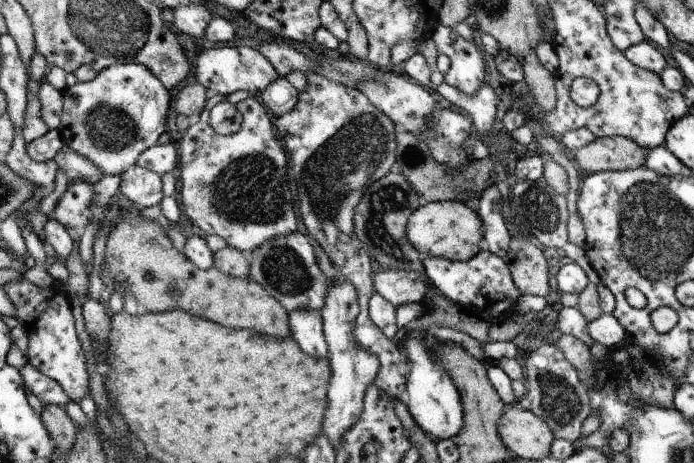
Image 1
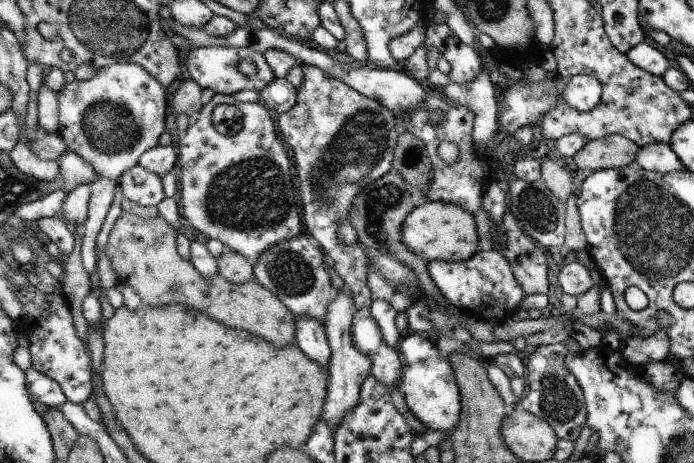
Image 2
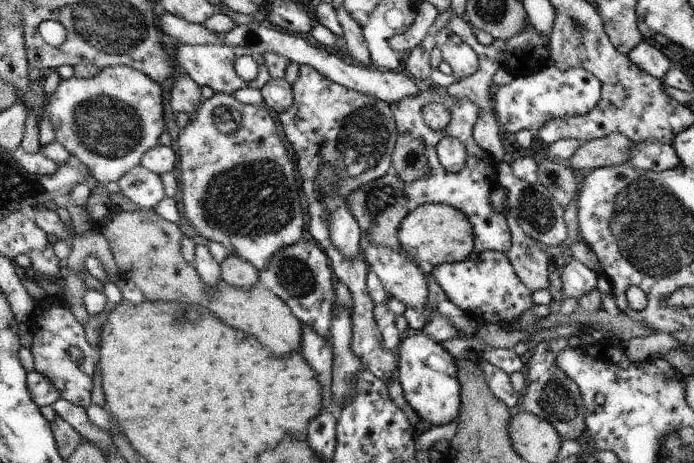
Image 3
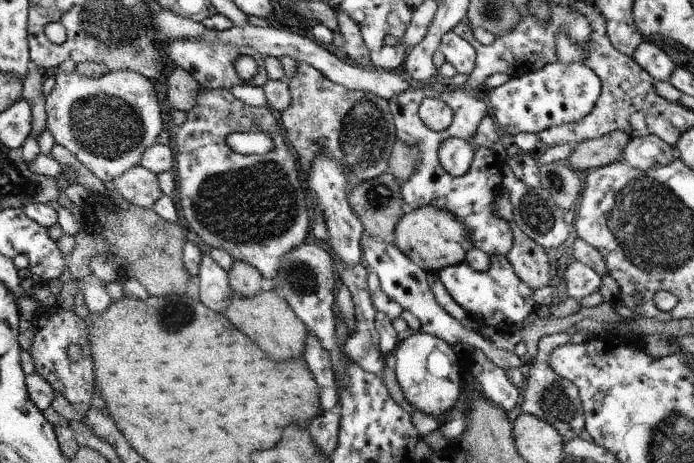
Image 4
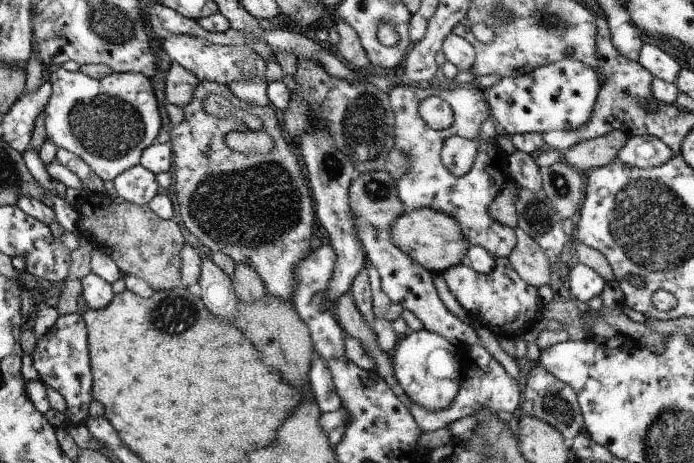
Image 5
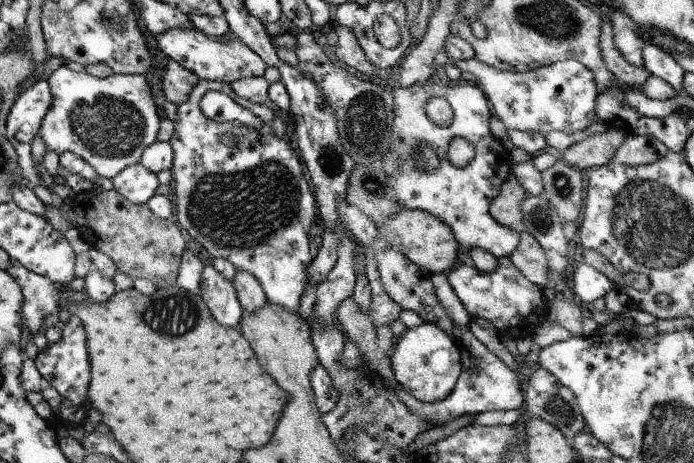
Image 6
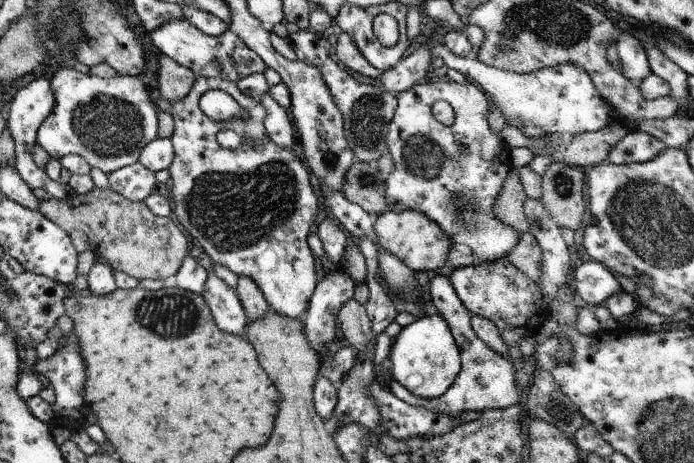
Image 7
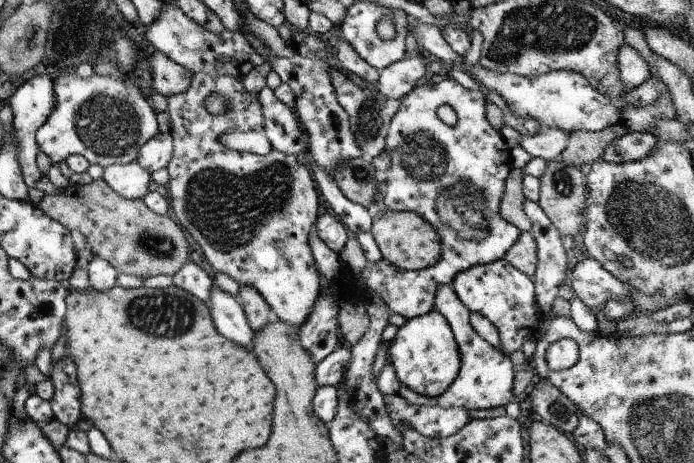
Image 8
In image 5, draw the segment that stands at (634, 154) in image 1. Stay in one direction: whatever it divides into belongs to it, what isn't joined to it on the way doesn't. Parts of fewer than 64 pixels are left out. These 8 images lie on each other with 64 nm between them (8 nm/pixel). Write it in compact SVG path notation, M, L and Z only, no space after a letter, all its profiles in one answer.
M612 131L571 146L562 153L562 158L583 174L616 161L618 153L627 140L628 136L625 132Z

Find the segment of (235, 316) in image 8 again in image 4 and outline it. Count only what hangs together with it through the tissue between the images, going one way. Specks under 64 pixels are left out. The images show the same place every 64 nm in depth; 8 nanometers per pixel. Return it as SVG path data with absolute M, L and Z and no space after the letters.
M210 253L202 254L196 280L199 281L201 301L212 310L223 314L234 292L231 289L227 272L211 257Z

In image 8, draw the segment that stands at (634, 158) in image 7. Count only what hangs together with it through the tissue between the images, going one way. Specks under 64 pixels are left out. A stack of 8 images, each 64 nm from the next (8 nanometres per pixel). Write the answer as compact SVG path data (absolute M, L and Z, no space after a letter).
M628 131L608 146L602 160L609 163L625 163L646 158L658 141L650 131Z

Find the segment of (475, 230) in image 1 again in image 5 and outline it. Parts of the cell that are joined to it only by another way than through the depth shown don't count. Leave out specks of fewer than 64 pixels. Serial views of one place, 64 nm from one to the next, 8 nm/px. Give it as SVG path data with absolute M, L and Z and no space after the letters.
M429 208L402 213L392 223L390 237L404 254L432 274L440 274L451 266L465 262L467 250L470 248L455 218Z

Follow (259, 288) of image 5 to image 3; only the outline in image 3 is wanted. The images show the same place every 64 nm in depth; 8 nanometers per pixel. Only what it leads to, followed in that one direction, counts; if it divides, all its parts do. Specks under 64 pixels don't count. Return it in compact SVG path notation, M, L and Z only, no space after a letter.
M230 254L221 262L221 278L239 289L249 289L259 283L259 269L242 257Z

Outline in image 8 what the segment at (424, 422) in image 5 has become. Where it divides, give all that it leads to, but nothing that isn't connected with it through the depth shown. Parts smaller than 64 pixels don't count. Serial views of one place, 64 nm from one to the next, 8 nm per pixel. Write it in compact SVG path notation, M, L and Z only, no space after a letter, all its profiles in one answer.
M451 284L440 285L435 290L434 310L438 311L451 326L454 338L456 339L458 350L461 356L461 367L458 376L454 382L440 396L425 397L410 390L402 385L397 392L409 405L430 405L442 408L463 408L463 409L483 409L496 408L498 406L506 407L508 402L515 400L512 394L512 382L514 382L514 364L509 359L509 355L504 354L502 350L493 347L486 342L472 328L469 321L471 311L458 298L455 288Z

